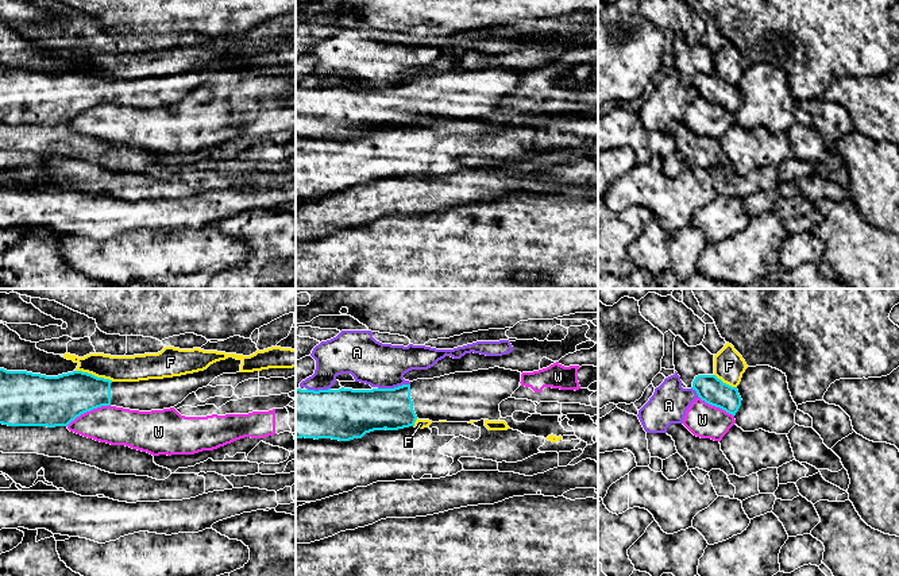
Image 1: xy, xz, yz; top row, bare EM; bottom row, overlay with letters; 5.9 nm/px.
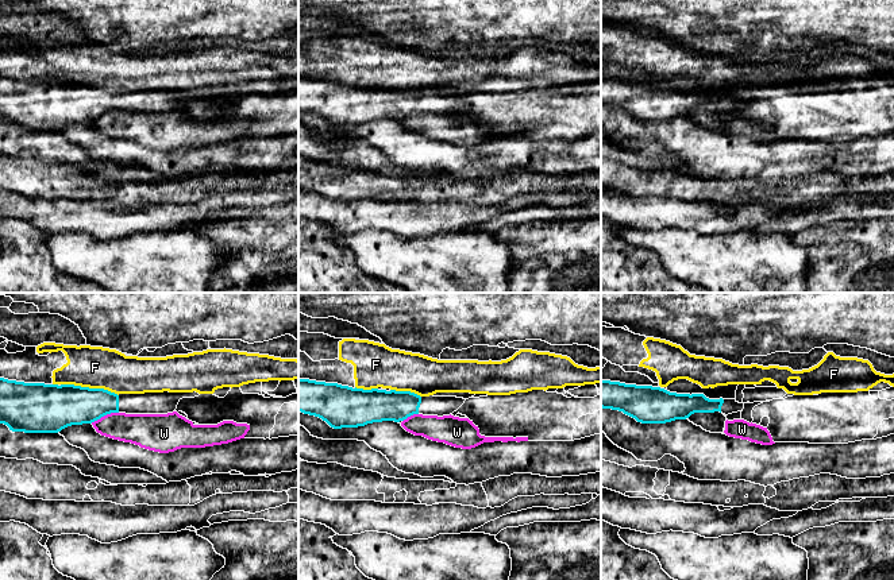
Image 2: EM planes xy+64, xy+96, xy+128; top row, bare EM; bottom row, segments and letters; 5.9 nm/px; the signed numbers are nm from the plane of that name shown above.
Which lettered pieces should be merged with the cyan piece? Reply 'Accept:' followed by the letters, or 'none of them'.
Accept: none of them

